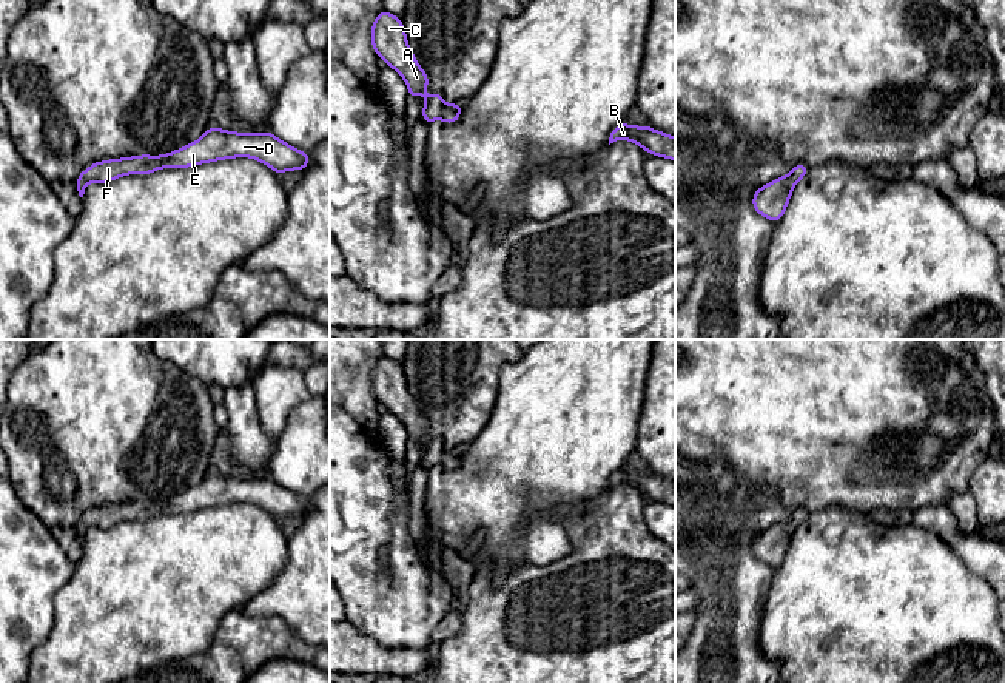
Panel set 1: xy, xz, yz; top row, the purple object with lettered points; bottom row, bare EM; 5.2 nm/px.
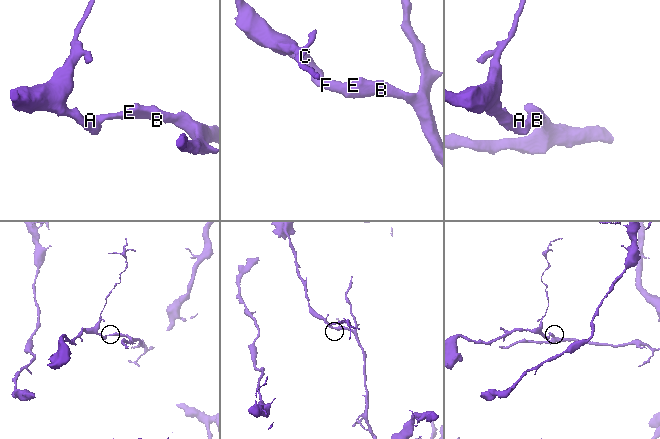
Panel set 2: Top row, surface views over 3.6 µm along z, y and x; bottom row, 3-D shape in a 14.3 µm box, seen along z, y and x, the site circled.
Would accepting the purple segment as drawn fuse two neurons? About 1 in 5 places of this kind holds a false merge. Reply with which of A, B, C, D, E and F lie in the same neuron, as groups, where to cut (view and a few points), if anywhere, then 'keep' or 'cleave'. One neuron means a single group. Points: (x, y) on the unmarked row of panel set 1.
A B C D E F; no cut; keep

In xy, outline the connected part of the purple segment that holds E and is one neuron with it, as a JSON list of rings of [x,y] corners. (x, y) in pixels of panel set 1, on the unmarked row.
[[[210,470],[199,486],[168,500],[142,500],[96,507],[83,515],[74,529],[79,541],[83,543],[86,530],[92,526],[108,529],[126,520],[143,521],[160,513],[188,513],[233,503],[256,504],[276,520],[291,515],[302,516],[310,509],[308,498],[282,487],[271,476],[234,478]]]

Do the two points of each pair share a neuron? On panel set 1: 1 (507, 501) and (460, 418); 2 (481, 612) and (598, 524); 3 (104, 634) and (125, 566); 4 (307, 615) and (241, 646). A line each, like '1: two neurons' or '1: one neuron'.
1: two neurons
2: one neuron
3: one neuron
4: two neurons

